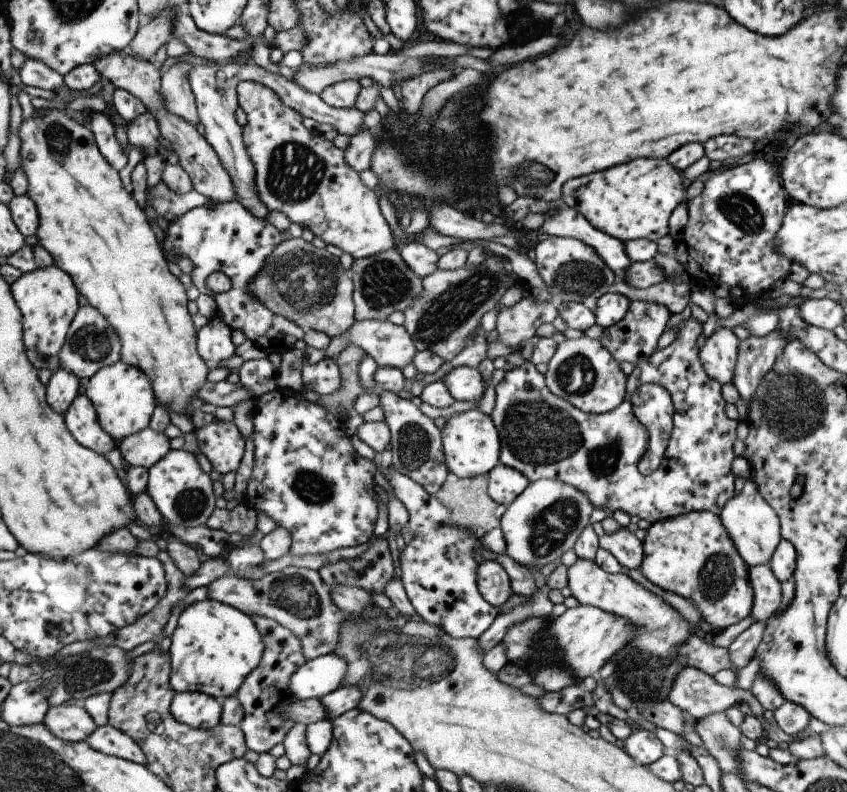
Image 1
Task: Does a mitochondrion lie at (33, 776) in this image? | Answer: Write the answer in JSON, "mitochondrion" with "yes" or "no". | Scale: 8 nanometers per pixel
{"mitochondrion":"yes"}

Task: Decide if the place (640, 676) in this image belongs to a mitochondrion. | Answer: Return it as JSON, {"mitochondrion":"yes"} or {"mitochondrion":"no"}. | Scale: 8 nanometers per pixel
{"mitochondrion":"yes"}

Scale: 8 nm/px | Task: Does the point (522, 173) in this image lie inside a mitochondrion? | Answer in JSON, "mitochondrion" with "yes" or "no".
{"mitochondrion":"yes"}

